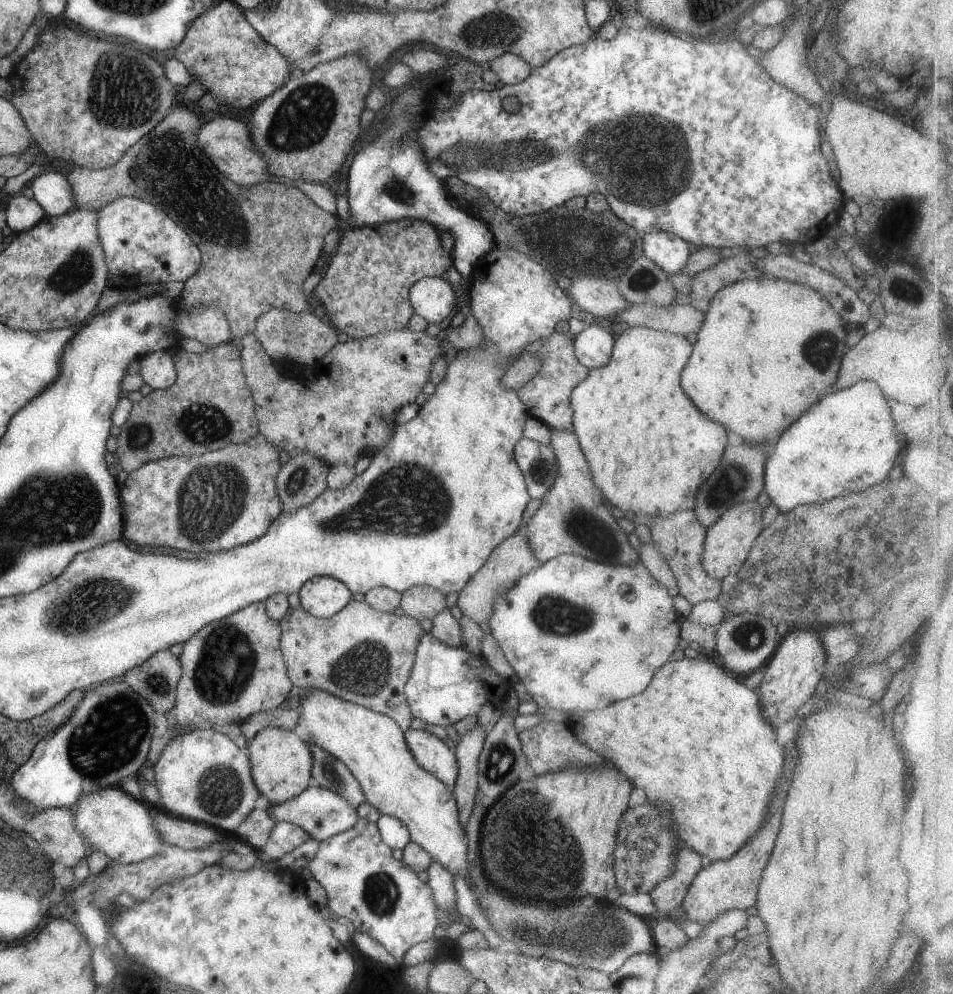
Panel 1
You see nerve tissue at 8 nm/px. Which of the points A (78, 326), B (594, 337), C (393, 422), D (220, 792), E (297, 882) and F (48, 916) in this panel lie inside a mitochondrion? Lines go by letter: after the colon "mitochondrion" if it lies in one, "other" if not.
A: other
B: other
C: other
D: mitochondrion
E: other
F: other

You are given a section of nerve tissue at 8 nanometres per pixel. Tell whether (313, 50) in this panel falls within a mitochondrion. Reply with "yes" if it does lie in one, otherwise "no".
yes

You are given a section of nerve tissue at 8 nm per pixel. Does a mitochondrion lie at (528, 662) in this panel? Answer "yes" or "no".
no

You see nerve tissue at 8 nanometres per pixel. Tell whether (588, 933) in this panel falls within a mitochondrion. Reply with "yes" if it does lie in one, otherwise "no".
yes

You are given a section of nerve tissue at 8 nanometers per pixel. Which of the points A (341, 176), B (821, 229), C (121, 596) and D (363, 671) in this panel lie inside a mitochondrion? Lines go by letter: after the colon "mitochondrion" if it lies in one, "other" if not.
A: other
B: other
C: mitochondrion
D: mitochondrion

